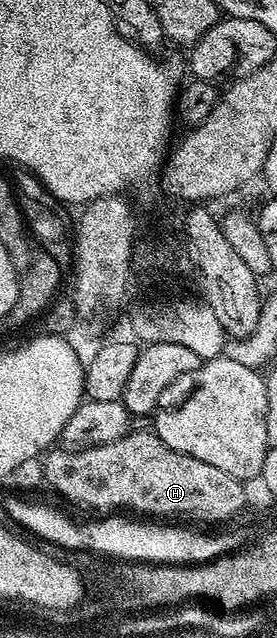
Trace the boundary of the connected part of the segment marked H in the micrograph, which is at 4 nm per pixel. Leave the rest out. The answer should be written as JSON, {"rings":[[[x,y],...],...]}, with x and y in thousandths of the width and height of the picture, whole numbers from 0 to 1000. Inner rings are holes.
{"rings":[[[542,672],[462,677],[444,687],[357,699],[188,702],[155,718],[155,754],[271,793],[318,793],[350,803],[484,803],[574,815],[819,818],[892,787],[881,757],[711,721],[625,708]]]}

